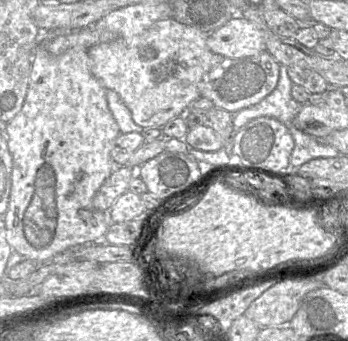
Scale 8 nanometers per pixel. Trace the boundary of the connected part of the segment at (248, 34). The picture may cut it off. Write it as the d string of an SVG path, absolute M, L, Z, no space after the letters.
M241 15L209 33L206 43L210 51L224 58L247 58L265 50L262 31Z

